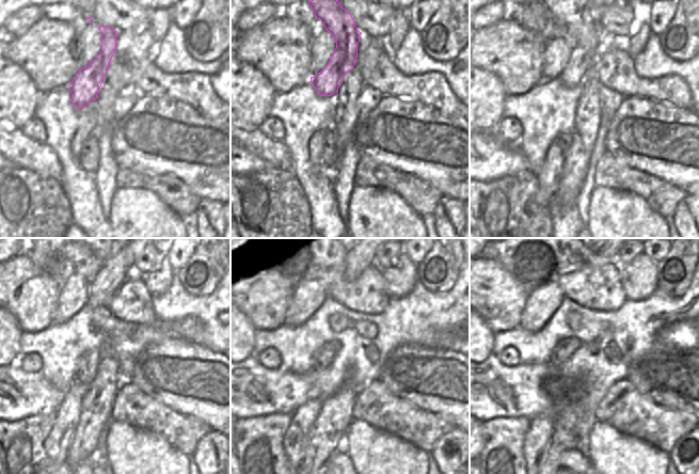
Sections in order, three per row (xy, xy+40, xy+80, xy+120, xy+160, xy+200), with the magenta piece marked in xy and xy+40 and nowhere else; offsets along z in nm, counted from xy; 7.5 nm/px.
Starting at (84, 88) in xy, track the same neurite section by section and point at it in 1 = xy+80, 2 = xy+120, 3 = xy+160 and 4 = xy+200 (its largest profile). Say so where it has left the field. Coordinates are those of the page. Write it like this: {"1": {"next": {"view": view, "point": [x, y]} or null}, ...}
{"1": {"next": {"view": "xy+80", "point": [582, 31]}}, "2": {"next": {"view": "xy+120", "point": [116, 259]}}, "3": {"next": {"view": "xy+160", "point": [358, 259]}}, "4": {"next": {"view": "xy+200", "point": [614, 259]}}}

